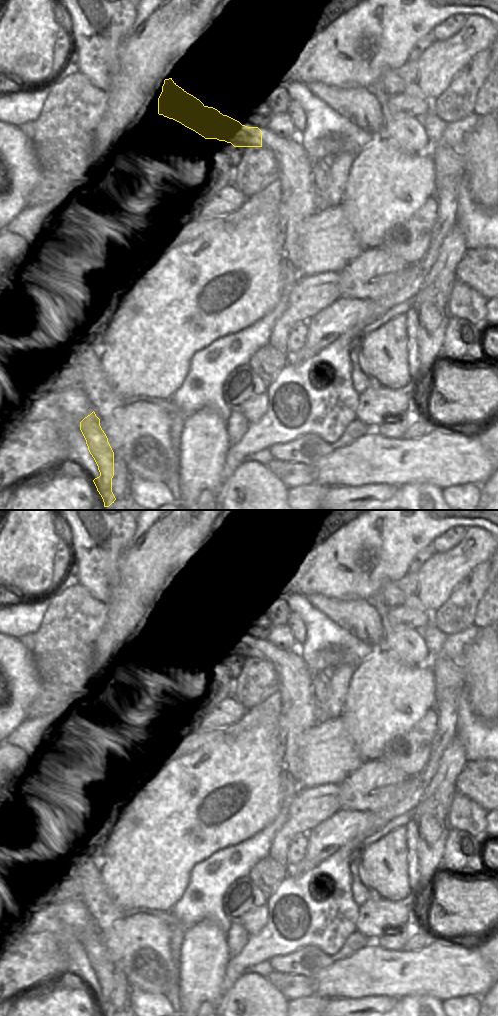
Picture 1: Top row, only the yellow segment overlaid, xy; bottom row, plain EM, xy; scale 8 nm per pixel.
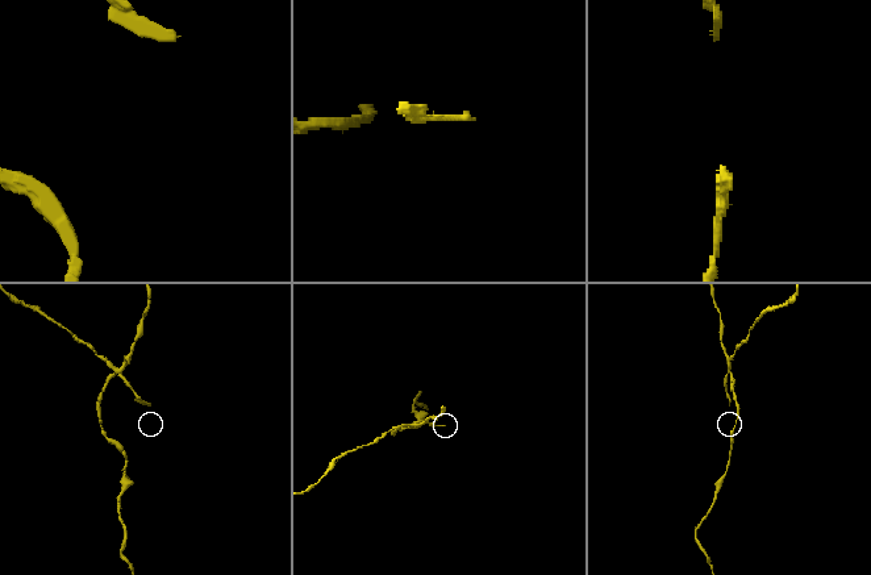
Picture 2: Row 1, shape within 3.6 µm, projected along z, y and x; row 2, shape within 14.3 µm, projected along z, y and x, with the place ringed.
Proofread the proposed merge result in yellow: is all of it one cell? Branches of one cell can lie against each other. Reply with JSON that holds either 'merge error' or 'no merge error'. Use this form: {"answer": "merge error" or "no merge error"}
{"answer": "merge error"}

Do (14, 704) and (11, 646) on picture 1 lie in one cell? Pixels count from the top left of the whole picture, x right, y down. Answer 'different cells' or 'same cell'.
same cell

